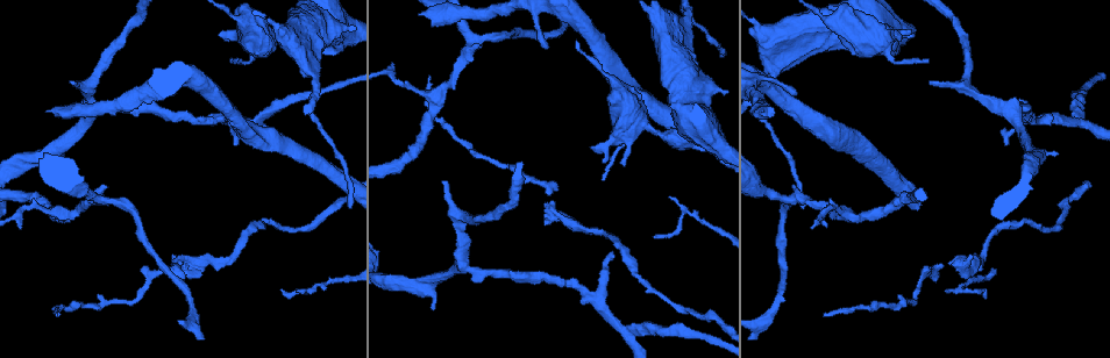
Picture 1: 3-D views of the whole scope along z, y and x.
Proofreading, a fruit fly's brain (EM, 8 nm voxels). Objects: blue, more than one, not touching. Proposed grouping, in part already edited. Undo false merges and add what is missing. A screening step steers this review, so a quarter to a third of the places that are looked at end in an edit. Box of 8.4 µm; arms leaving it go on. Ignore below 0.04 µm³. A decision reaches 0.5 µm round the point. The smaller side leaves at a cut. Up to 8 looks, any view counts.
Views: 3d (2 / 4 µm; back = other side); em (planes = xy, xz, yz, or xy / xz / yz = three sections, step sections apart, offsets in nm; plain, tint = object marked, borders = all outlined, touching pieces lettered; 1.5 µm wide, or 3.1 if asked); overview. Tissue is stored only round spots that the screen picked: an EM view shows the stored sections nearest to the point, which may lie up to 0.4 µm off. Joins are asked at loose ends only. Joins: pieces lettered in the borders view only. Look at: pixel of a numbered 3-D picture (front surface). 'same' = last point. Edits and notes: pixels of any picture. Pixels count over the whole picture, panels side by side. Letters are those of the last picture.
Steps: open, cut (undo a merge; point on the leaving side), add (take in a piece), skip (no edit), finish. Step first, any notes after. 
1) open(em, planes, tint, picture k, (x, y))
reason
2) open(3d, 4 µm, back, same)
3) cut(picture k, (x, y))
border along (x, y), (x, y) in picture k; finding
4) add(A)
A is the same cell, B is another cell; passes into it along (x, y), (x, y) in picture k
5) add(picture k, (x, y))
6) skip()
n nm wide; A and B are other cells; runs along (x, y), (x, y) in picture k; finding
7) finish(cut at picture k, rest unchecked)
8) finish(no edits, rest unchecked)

open(em, xz, step 8, tint, picture 1, (679, 133))
abrupt turn

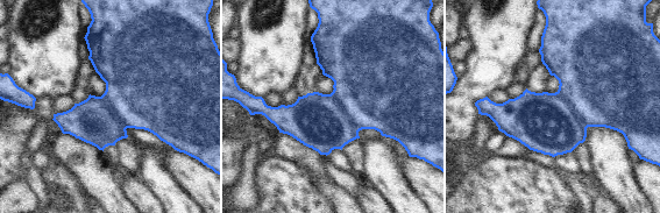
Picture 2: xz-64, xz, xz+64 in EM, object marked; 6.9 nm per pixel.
open(em, planes, borders, same)
cut it another way

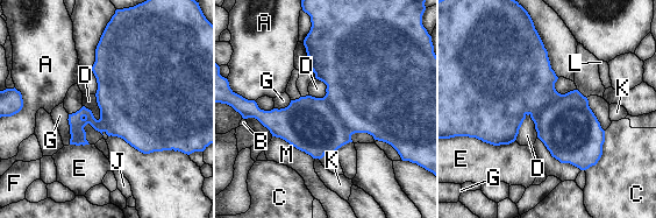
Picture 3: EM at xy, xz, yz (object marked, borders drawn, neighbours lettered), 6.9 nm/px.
skip()
A, B, C, D, E, F, G, J, K, L and M are other cells; border along (529, 113), (514, 140) in picture 3; all the same neuron

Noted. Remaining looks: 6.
open(em, yz, step 4, tint, picture 1, (795, 93))
free end

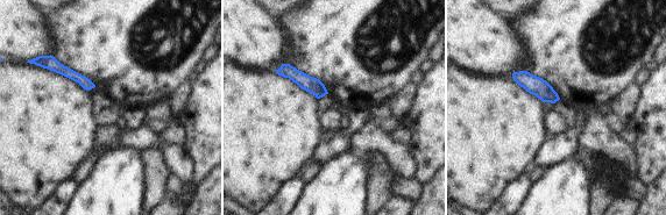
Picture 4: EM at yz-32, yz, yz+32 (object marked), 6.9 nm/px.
open(em, planes, tint, same)

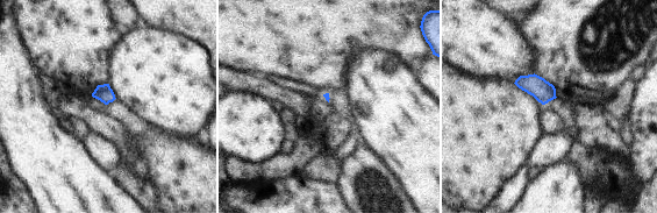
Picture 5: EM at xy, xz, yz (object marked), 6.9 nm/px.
open(em, planes, borders, same)

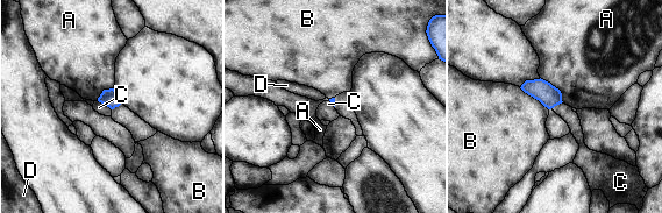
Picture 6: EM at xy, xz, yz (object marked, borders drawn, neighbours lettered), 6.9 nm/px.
skip()
A, B, C and D are other cells; border along (97, 100), (111, 109) in picture 6; none of them fits

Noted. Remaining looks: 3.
open(em, xy, step 4, tint, picture 1, (56, 315))
end of a long branch

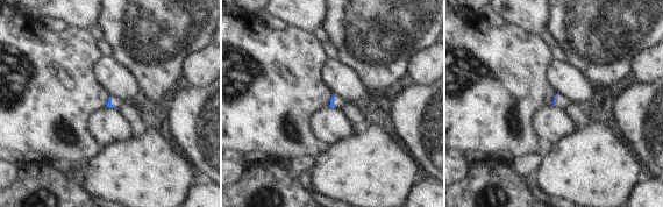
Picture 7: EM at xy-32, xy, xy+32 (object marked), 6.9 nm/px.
open(em, planes, borders, same)

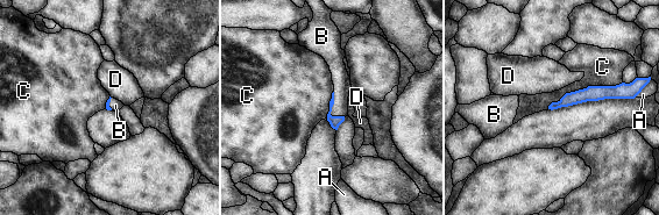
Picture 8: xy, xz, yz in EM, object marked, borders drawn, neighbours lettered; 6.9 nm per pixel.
add(B)
B is the same cell, A, C and D are other cells; passes into it along (334, 121), (331, 109), (341, 80) in picture 8; the neuron continues

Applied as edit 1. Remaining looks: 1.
finish(add at picture 8, rest unchecked)

